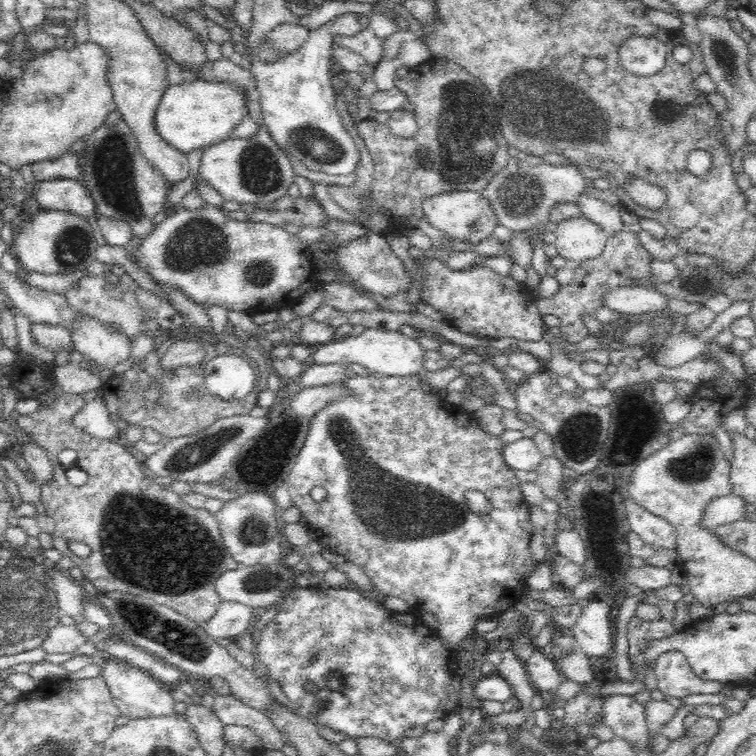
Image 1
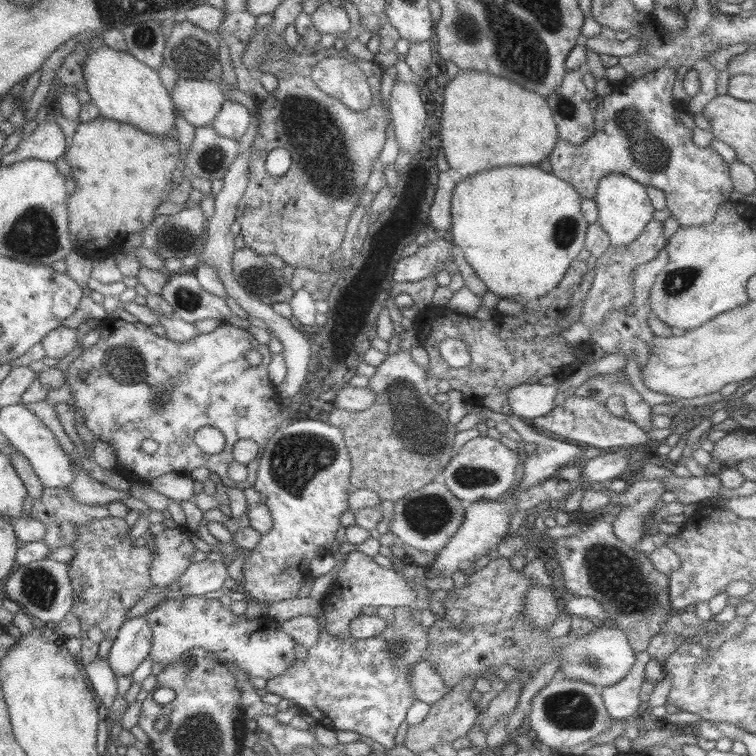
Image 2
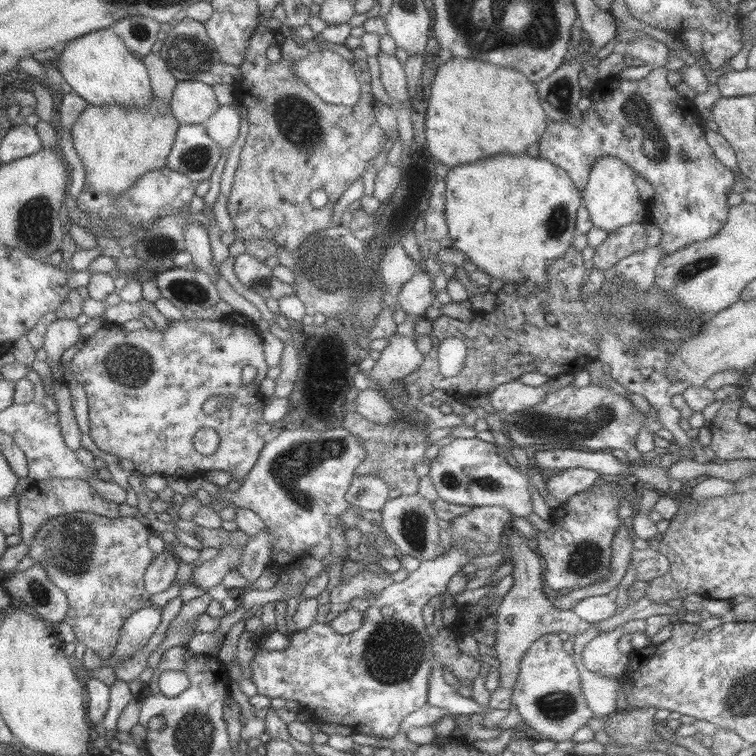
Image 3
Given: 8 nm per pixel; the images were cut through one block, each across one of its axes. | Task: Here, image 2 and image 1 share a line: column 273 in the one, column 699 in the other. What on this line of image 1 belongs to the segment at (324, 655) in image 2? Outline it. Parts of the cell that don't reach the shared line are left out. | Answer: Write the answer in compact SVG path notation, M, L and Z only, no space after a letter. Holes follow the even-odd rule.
M666 652L655 660L654 674L658 689L672 698L688 698L692 694L716 694L726 688L724 682L701 680L692 670L685 654Z

